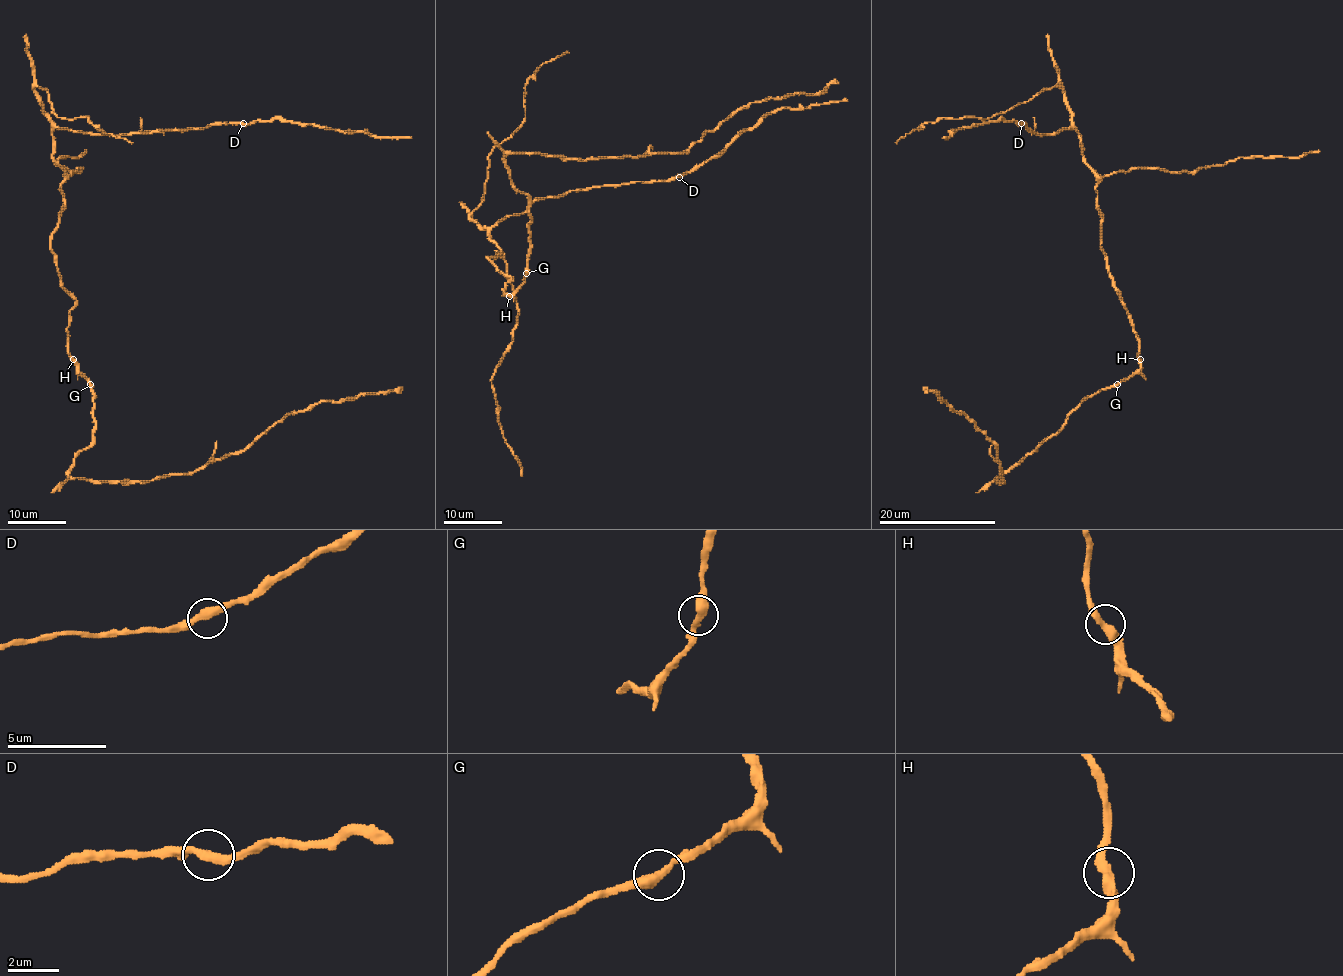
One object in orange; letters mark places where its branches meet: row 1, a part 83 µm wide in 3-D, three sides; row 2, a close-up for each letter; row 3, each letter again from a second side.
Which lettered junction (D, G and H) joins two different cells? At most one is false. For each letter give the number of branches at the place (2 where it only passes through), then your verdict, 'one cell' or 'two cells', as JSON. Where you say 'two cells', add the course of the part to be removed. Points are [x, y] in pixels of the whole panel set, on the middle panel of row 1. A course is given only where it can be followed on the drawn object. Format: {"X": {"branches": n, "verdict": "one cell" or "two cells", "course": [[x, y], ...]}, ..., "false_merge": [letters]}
{"D": {"branches": 2, "verdict": "one cell"}, "G": {"branches": 2, "verdict": "one cell"}, "H": {"branches": 2, "verdict": "one cell"}, "false_merge": []}

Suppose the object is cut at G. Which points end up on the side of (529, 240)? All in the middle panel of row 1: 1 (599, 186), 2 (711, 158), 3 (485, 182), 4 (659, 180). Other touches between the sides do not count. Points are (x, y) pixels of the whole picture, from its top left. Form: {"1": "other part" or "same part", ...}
{"1": "other part", "2": "other part", "3": "other part", "4": "other part"}

